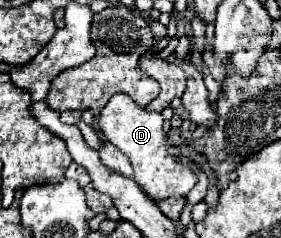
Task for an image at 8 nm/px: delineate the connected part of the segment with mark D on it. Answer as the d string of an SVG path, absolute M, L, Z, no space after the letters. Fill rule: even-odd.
M114 94L110 98L110 102L102 108L98 126L104 134L104 138L130 158L136 182L152 198L164 200L168 196L186 196L194 188L196 174L190 168L182 166L178 162L178 158L168 152L168 146L164 140L164 130L162 130L164 118L160 112L148 112L148 110L140 108L126 94Z

